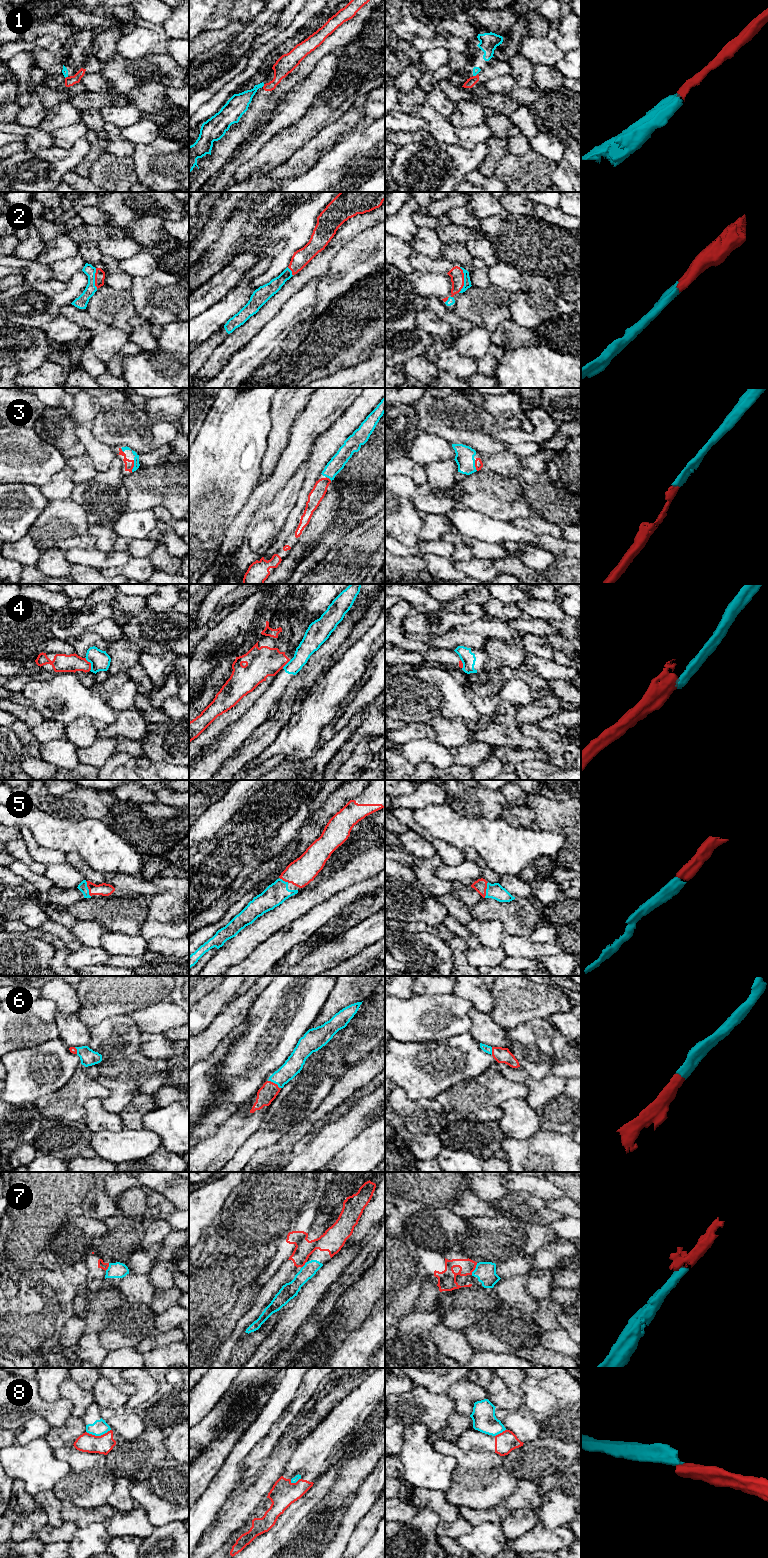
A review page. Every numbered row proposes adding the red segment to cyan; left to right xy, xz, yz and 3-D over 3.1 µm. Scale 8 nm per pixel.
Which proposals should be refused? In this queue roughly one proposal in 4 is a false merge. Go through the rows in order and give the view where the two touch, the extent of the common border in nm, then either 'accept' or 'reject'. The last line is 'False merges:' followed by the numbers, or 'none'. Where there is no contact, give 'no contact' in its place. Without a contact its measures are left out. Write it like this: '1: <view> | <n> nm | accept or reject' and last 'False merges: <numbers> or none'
1: xz | 30 nm | reject
2: yz | 200 nm | accept
3: xy | 100 nm | accept
4: xy | 120 nm | reject
5: yz | 130 nm | accept
6: xz | 120 nm | accept
7: yz | 110 nm | accept
8: xy | 200 nm | reject
False merges: 1, 4, 8

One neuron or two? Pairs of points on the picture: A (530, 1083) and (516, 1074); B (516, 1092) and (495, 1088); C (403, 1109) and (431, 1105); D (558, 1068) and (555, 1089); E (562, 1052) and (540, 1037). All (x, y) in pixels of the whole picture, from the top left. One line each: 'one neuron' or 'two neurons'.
A: one neuron
B: one neuron
C: one neuron
D: two neurons
E: two neurons

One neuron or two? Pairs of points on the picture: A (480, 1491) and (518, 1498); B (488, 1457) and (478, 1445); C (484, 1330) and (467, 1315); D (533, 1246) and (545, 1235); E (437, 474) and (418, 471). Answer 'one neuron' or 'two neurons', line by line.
A: two neurons
B: two neurons
C: two neurons
D: one neuron
E: two neurons

